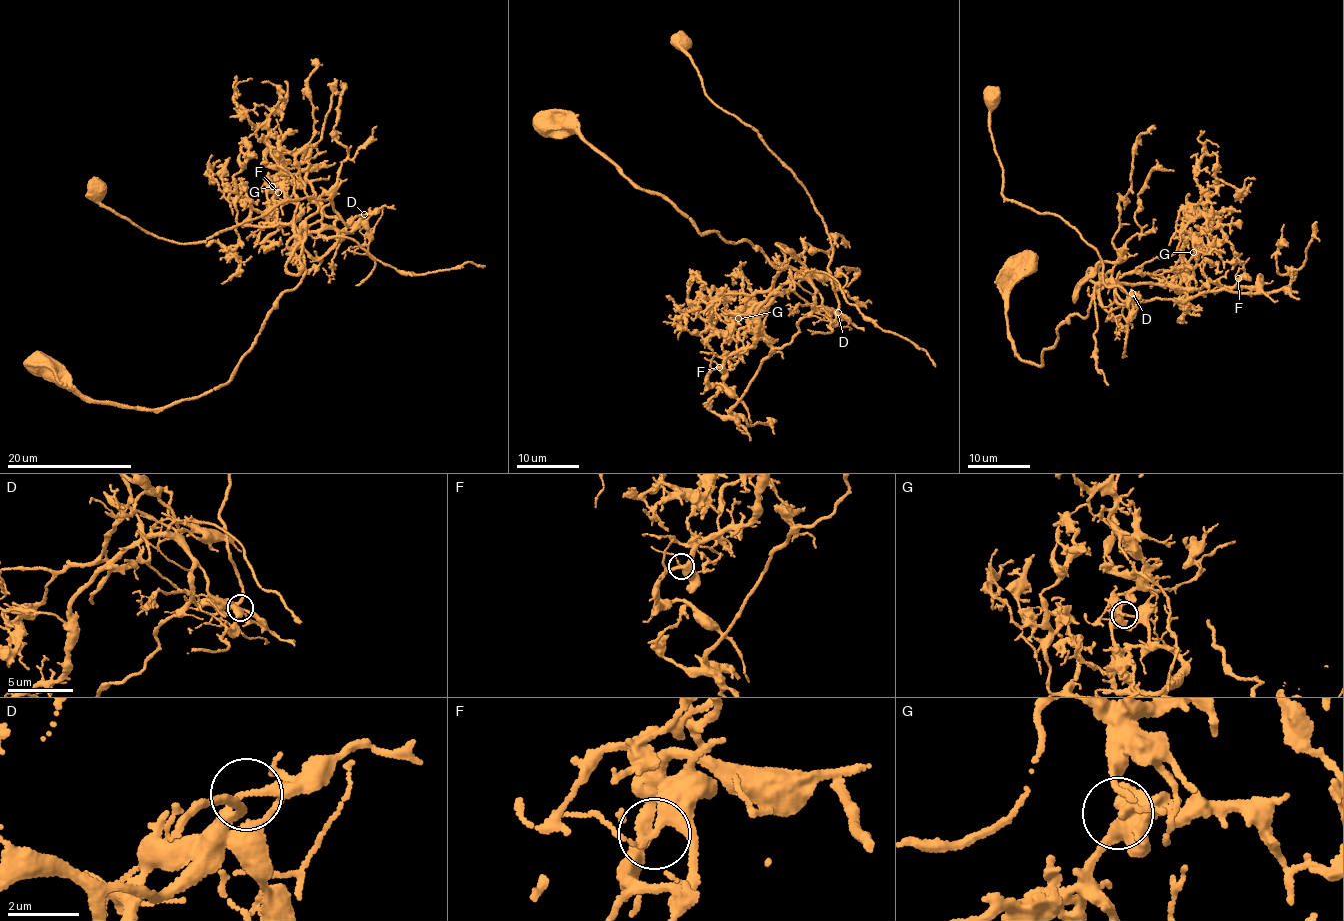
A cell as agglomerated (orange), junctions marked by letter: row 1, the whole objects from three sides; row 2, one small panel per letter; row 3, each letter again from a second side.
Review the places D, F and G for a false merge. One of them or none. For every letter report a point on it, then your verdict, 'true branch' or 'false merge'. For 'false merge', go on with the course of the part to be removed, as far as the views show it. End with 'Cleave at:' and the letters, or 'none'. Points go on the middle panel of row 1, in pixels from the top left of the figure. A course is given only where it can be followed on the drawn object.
D: (838, 312) | false merge | (838, 313), (828, 266), (832, 244), (805, 186), (761, 134), (709, 100), (682, 46), (689, 41), (683, 39)
F: (719, 367) | true branch
G: (738, 318) | true branch
Cleave at: D

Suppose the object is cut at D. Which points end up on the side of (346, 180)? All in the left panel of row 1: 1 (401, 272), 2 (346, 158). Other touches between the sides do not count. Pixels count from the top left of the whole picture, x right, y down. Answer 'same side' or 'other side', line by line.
1: same side
2: other side

